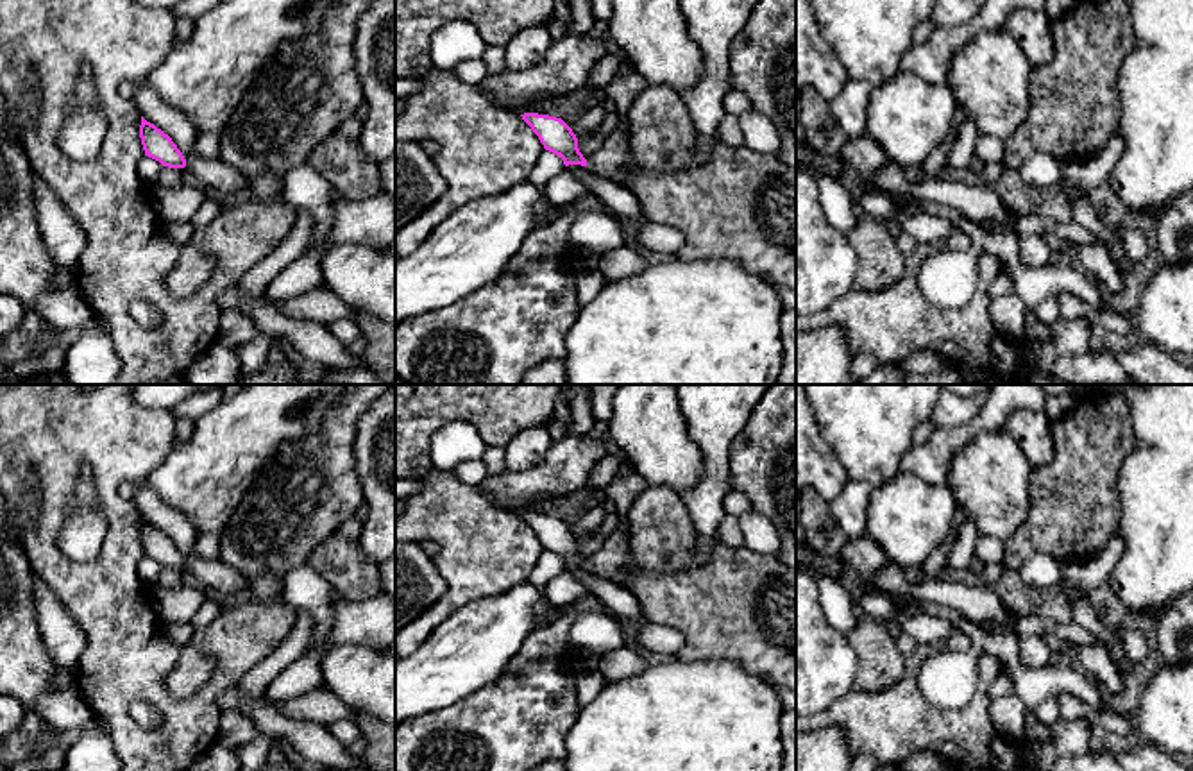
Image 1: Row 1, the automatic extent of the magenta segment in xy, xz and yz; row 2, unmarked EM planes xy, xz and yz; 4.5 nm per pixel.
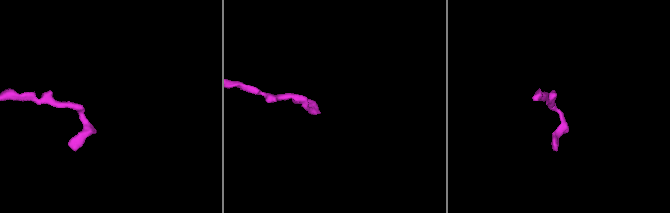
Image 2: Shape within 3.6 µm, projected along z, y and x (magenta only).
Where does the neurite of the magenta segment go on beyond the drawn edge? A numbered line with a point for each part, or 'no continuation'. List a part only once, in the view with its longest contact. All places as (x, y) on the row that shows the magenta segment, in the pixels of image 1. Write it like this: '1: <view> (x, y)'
1: xz (741, 204)

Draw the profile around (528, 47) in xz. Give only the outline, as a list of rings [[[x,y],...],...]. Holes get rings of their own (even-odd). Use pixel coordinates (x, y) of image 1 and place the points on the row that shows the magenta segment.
[[[544,23],[522,29],[504,45],[506,70],[519,72],[542,63],[551,45]]]

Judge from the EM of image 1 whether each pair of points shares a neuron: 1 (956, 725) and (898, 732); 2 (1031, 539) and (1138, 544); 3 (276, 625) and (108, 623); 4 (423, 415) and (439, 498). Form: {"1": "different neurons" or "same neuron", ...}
{"1": "same neuron", "2": "different neurons", "3": "same neuron", "4": "different neurons"}

